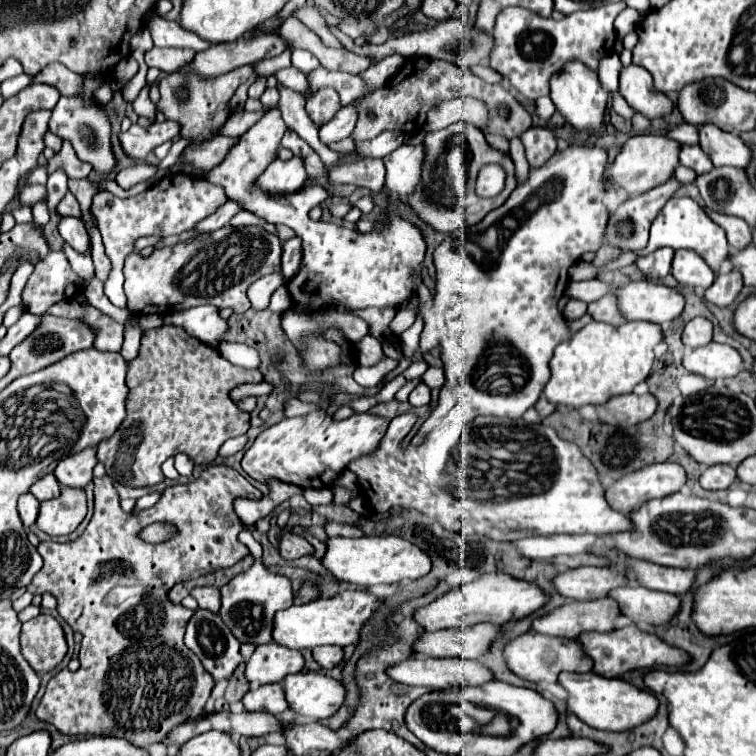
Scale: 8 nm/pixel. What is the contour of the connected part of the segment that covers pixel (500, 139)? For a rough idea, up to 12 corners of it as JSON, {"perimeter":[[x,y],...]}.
{"perimeter":[[485,134],[493,148],[509,152],[509,140],[501,134]]}

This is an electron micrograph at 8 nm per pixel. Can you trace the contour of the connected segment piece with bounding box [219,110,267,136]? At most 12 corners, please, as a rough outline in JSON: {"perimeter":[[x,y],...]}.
{"perimeter":[[237,110],[219,136],[239,136],[267,110]]}

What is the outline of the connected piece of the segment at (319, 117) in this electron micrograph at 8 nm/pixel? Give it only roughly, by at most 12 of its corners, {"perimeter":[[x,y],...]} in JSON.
{"perimeter":[[321,88],[305,110],[321,128],[341,110],[333,88]]}

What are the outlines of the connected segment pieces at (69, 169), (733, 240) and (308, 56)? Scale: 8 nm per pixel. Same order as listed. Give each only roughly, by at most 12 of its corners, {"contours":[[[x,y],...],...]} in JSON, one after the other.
{"contours":[[[69,142],[47,160],[49,174],[63,170],[69,178],[85,178],[91,166],[77,158]],[[705,208],[725,230],[729,246],[743,250],[751,244],[751,226],[737,216]],[[293,50],[293,66],[311,72],[321,66],[309,50]]]}

